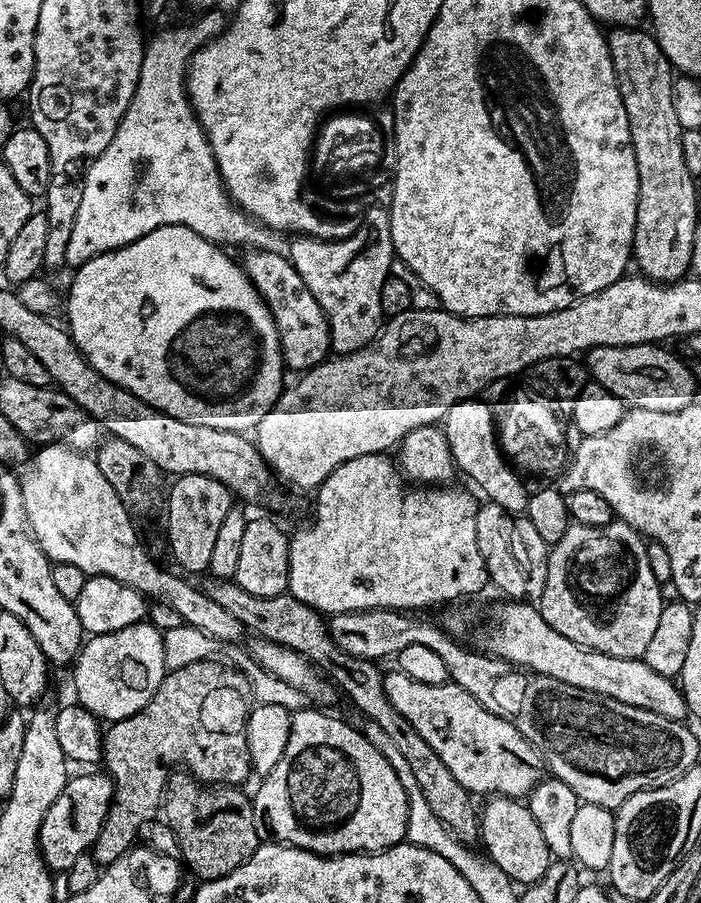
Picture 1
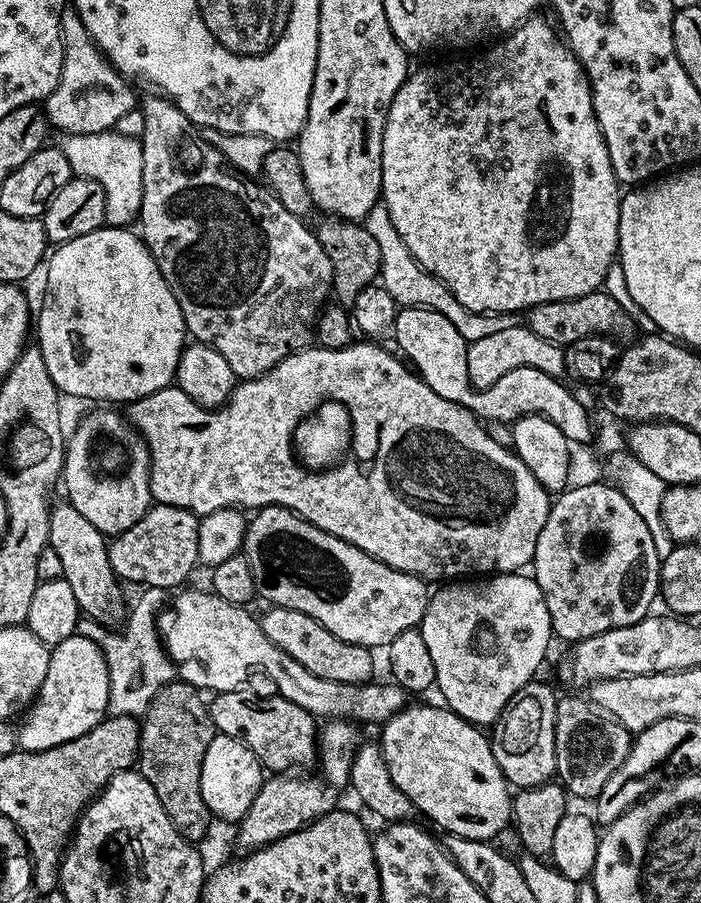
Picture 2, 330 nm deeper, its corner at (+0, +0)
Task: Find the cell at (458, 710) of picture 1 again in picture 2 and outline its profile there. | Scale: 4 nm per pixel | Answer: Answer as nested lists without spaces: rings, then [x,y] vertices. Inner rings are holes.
[[[275,606],[267,609],[265,616],[259,617],[262,630],[278,650],[286,650],[294,662],[302,662],[310,674],[318,674],[318,678],[330,678],[330,682],[342,682],[343,684],[358,684],[371,681],[373,653],[367,648],[342,642],[326,626],[322,626],[314,618],[302,614],[298,610],[278,608]]]

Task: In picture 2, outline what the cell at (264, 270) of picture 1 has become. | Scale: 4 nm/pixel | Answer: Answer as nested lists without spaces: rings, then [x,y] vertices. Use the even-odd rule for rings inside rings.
[[[152,94],[156,96],[143,97],[142,108],[144,104],[144,136],[142,135],[142,202],[140,203],[140,214],[138,217],[138,227],[139,235],[144,241],[144,245],[150,250],[150,254],[154,258],[154,262],[160,268],[160,273],[162,278],[166,278],[166,282],[170,286],[170,290],[174,294],[174,298],[178,302],[178,306],[182,310],[184,315],[184,326],[187,335],[191,337],[193,341],[199,342],[201,344],[208,344],[214,350],[218,350],[218,354],[222,354],[222,358],[226,358],[226,363],[230,365],[230,370],[234,370],[234,374],[241,381],[253,380],[259,376],[265,376],[267,372],[274,366],[278,366],[278,362],[282,362],[287,356],[292,355],[293,352],[299,352],[301,348],[309,347],[314,340],[314,329],[317,327],[317,317],[320,315],[322,309],[325,307],[326,301],[324,299],[330,296],[332,292],[332,259],[330,254],[326,249],[324,249],[324,241],[315,231],[311,232],[306,225],[303,224],[301,217],[295,212],[286,210],[286,206],[282,206],[282,202],[277,198],[272,191],[270,191],[263,183],[251,184],[251,179],[241,178],[235,171],[230,170],[229,165],[226,163],[223,154],[220,153],[219,148],[216,147],[215,143],[211,139],[203,140],[200,135],[202,135],[201,129],[197,125],[193,124],[190,118],[186,118],[186,114],[182,114],[182,110],[178,110],[178,106],[173,104],[167,96],[163,94]]]

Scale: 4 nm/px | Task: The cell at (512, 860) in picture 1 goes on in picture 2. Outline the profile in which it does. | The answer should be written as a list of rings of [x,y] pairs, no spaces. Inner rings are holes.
[[[414,704],[385,720],[379,729],[378,743],[384,755],[386,770],[390,770],[390,778],[394,778],[394,786],[398,786],[398,790],[410,798],[421,817],[429,816],[438,827],[445,828],[445,833],[495,841],[495,836],[504,827],[509,827],[514,796],[498,762],[494,762],[491,739],[485,733],[483,736],[480,733],[483,731],[477,725],[464,720],[447,706],[435,708],[432,704]]]

